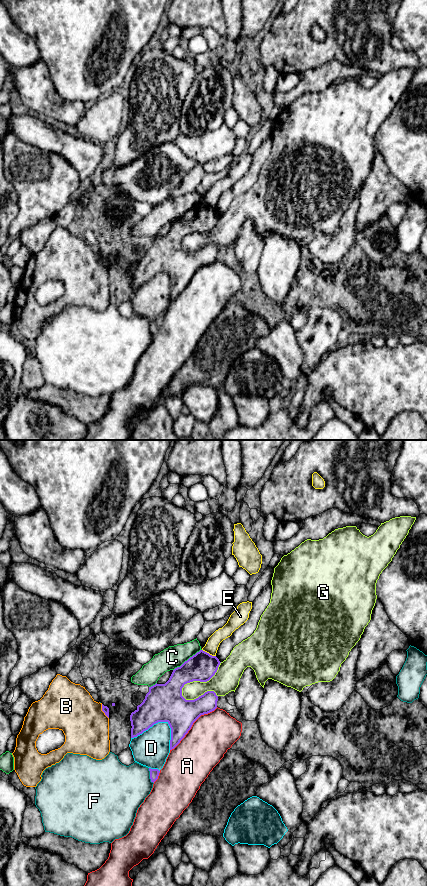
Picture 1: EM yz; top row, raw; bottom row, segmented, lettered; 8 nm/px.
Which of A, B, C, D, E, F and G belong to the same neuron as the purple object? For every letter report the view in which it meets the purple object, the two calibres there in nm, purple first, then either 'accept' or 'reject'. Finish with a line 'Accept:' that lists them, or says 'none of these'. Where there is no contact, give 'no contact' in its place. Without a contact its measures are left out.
A: yz | 280/360 nm | reject
B: yz | 60/380 nm | reject
C: yz | 240/180 nm | reject
D: yz | 300/280 nm | reject
E: yz | 240/110 nm | reject
F: yz | 80/380 nm | reject
G: yz | 240/200 nm | reject
Accept: none of these

